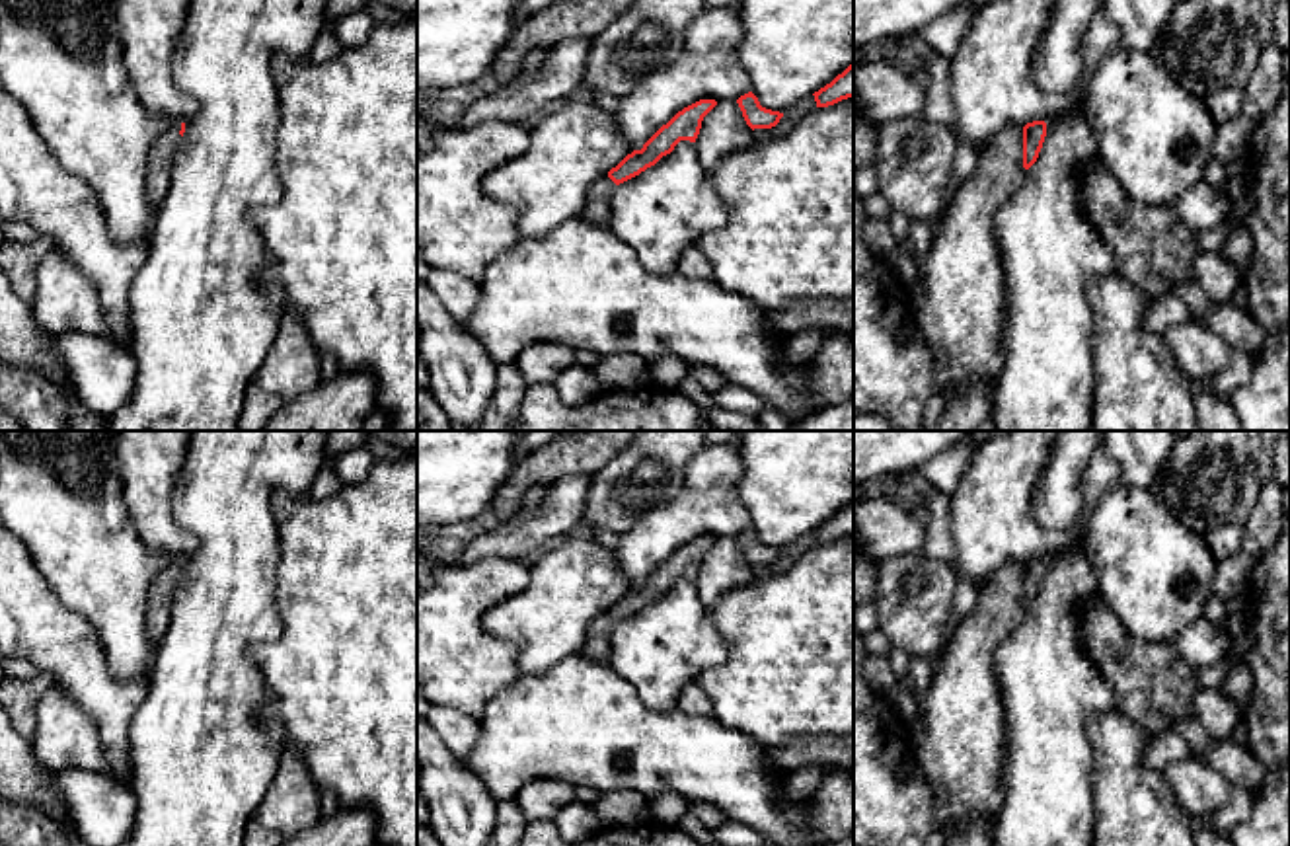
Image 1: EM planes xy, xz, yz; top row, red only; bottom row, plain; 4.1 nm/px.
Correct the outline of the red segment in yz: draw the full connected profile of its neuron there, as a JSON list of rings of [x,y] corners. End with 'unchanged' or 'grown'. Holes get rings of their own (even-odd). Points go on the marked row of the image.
[[[1033,121],[1023,127],[1023,168],[1029,170],[1043,148],[1046,136],[1046,123]]]; unchanged

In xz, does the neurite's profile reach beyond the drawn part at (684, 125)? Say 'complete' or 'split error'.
split error

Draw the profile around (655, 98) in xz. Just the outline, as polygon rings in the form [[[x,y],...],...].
[[[684,51],[666,68],[639,78],[622,97],[614,117],[631,150],[641,150],[684,107],[700,99],[739,99],[748,92],[750,76],[735,51]]]

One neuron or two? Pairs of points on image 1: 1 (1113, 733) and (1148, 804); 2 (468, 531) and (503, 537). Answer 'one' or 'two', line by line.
1: one
2: two

